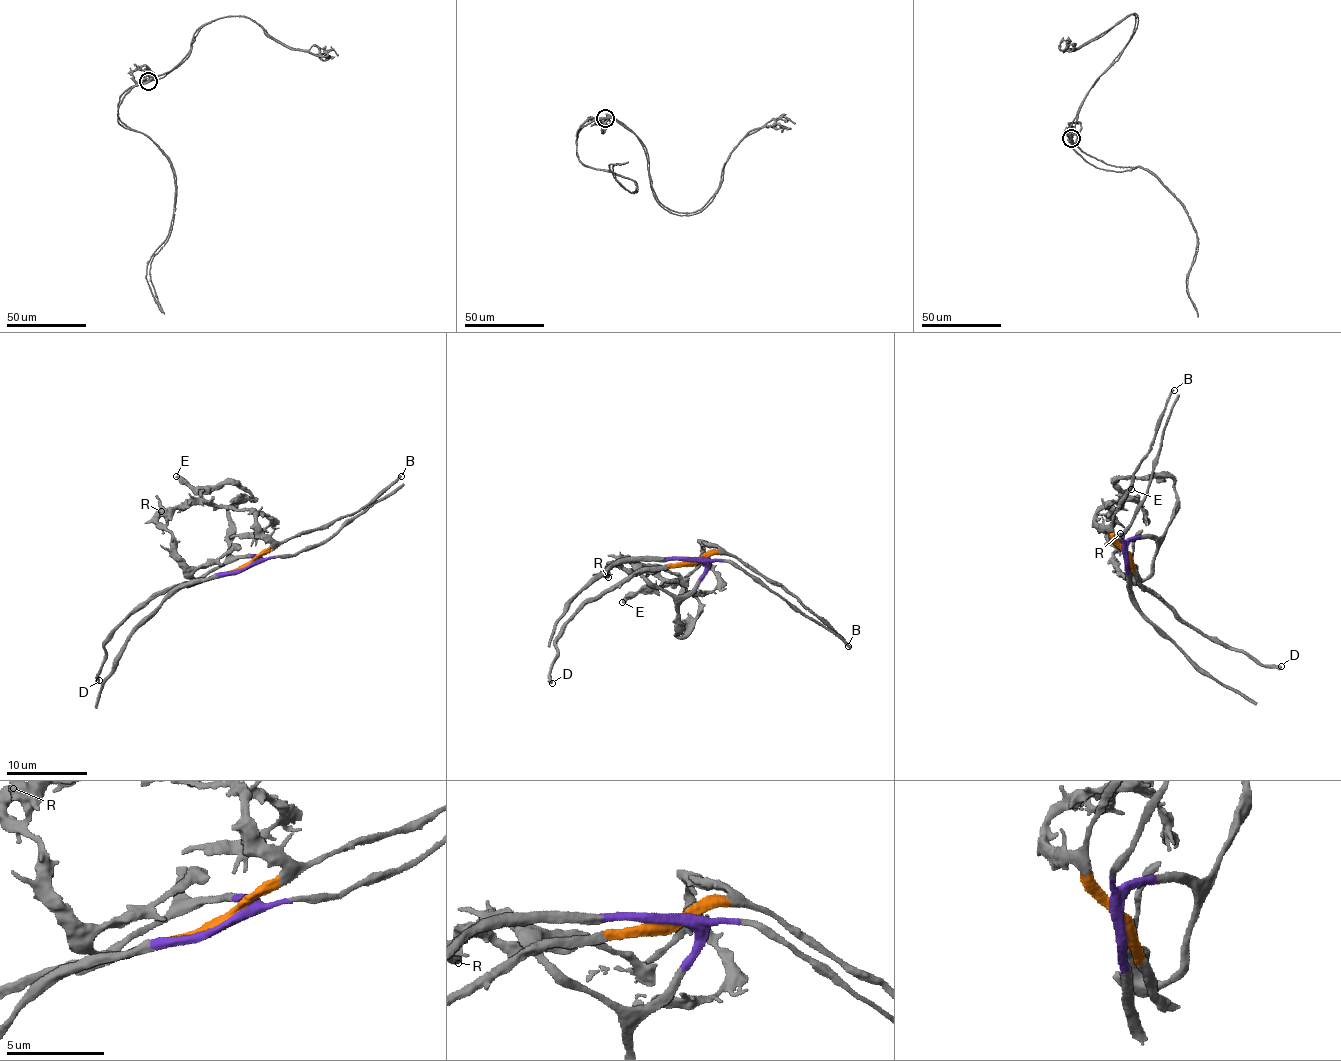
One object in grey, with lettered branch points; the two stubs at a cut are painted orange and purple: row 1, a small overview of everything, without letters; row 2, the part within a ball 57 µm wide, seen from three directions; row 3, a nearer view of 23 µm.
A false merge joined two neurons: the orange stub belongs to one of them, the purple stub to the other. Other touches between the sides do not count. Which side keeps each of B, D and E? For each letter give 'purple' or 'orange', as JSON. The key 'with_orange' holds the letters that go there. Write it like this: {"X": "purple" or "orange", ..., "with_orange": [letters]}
{"B": "orange", "D": "orange", "E": "purple", "with_orange": ["B", "D"]}

